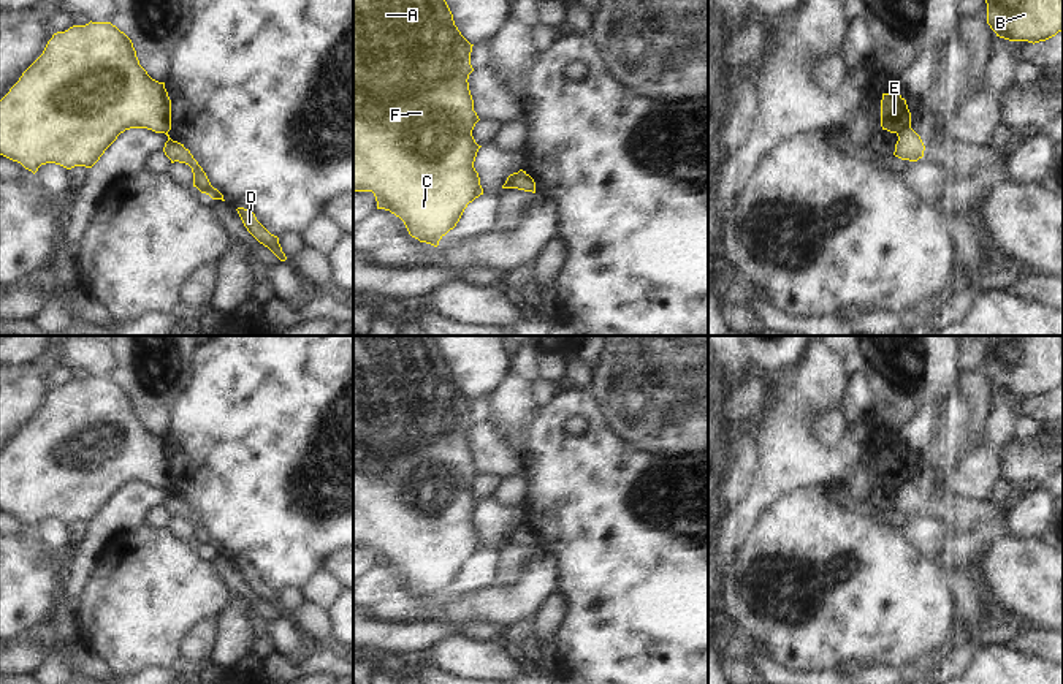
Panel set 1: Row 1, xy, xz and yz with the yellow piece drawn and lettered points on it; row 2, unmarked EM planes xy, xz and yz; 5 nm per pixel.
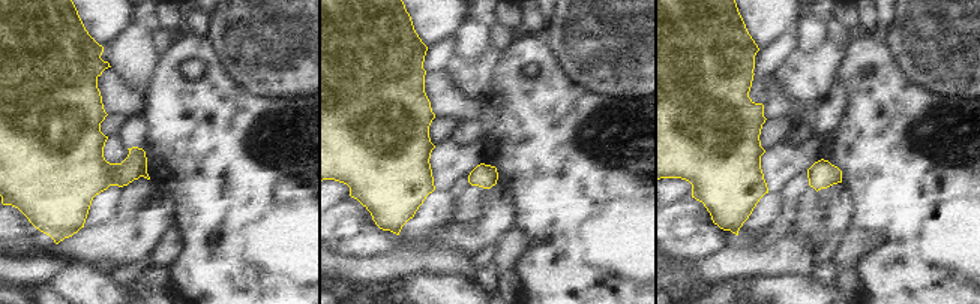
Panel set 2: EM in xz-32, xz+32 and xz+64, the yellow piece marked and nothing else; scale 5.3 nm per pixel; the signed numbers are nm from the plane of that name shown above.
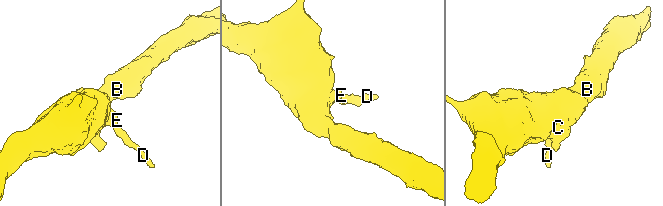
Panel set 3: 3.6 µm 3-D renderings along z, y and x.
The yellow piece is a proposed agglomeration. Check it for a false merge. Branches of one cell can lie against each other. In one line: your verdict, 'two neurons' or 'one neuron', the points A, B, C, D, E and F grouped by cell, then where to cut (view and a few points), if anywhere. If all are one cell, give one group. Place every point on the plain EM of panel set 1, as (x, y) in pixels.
two neurons; A B C E F / D; cut in yz along (910, 480), (897, 488)

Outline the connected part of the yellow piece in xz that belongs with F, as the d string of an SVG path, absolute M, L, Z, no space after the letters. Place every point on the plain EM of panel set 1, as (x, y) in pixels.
M353 336L353 546L372 546L377 564L390 565L404 576L412 592L434 602L456 581L467 559L483 549L478 527L474 522L482 500L472 491L472 484L480 475L474 466L467 437L474 426L471 420L472 401L455 380L437 336Z

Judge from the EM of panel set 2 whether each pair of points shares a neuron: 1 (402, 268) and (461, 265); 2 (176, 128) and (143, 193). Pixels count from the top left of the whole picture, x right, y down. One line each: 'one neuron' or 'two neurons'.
1: one neuron
2: two neurons

